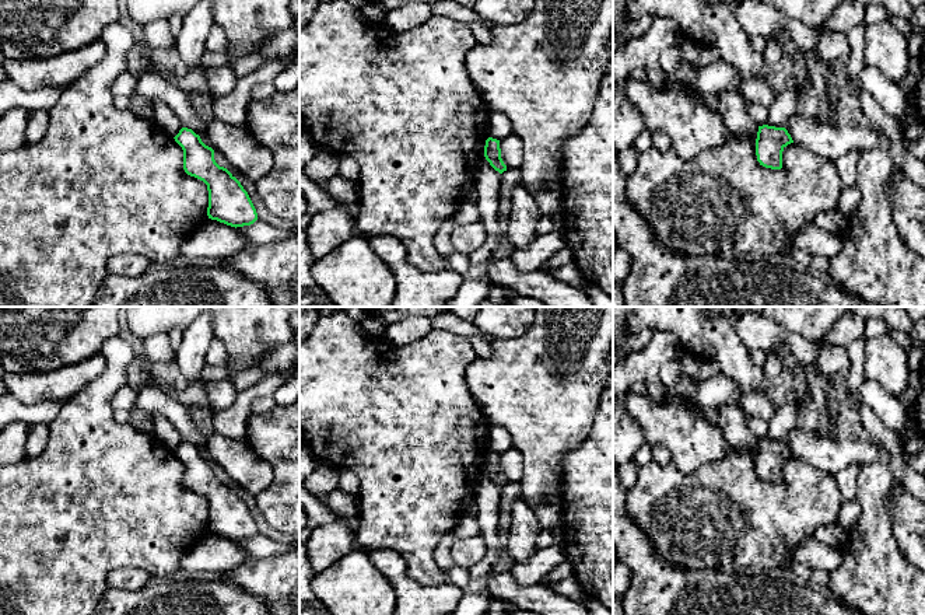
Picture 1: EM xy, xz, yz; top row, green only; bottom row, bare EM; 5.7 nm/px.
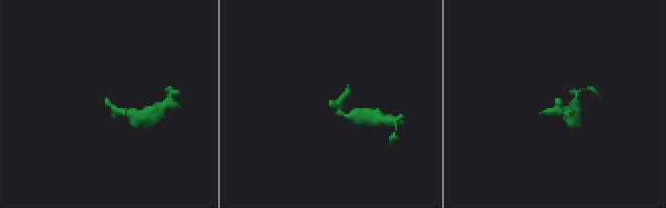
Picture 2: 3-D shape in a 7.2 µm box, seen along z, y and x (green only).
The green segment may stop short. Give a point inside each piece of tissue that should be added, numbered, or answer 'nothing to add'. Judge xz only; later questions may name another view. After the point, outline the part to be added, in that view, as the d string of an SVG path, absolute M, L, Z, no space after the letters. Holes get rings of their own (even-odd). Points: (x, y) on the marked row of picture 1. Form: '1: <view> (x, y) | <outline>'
nothing to add

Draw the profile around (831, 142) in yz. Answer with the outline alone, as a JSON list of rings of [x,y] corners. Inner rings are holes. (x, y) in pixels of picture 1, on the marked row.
[[[798,115],[791,116],[784,127],[795,143],[833,161],[852,150],[862,153],[876,148],[882,137],[876,127],[834,126]]]

